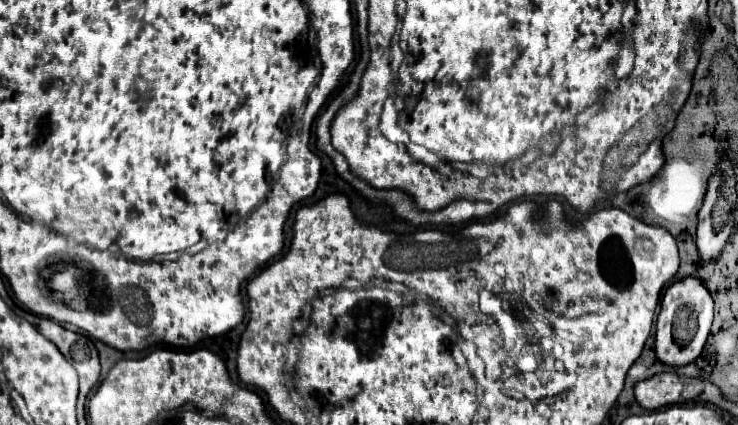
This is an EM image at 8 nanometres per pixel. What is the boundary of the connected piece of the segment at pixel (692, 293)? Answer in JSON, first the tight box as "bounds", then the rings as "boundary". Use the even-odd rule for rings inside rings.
{"bounds":[655,276,713,366],"boundary":[[[685,276],[669,284],[661,298],[661,310],[657,318],[657,336],[655,336],[657,358],[671,366],[683,366],[693,362],[705,346],[711,322],[713,322],[713,298],[703,280],[699,280],[697,276]]]}

